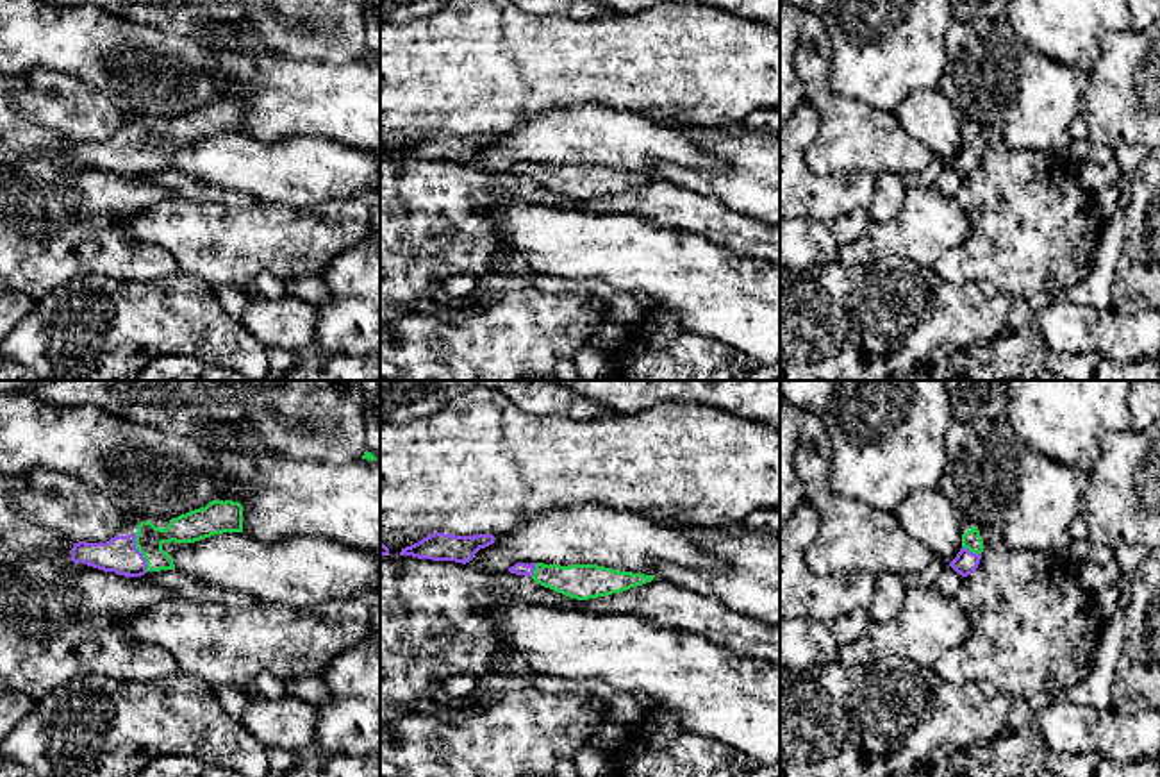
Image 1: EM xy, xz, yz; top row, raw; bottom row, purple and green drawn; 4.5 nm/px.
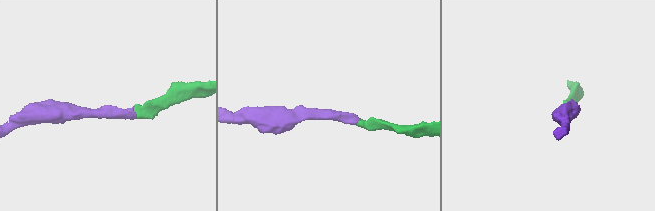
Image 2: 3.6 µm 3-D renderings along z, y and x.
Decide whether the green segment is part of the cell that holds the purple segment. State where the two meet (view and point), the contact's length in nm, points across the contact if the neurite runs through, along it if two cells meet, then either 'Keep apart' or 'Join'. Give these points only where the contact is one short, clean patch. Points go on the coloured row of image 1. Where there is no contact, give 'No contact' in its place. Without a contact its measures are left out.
Touches purple at xy (140, 552). Shared border 190 nm. Path across: xy (118, 554), (140, 552), (156, 536), (188, 527). Join

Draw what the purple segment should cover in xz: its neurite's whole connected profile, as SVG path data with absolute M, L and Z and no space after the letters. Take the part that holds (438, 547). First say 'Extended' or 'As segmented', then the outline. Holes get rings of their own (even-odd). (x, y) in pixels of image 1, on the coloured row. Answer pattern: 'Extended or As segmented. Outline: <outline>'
As segmented. Outline: M434 532L421 541L402 548L400 556L412 556L432 561L469 563L480 548L494 543L493 534L453 536Z

